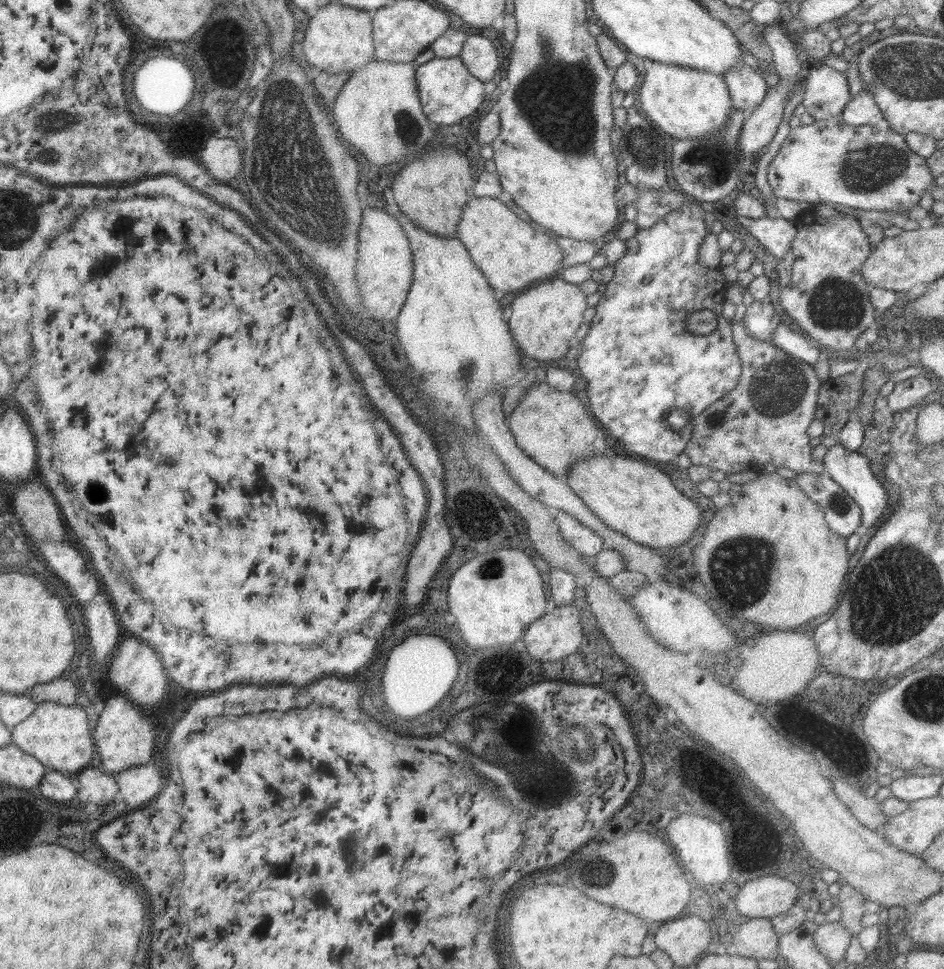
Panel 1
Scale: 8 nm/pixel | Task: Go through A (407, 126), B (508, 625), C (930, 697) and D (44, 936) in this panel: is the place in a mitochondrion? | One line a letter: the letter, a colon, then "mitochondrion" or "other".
A: mitochondrion
B: other
C: mitochondrion
D: other

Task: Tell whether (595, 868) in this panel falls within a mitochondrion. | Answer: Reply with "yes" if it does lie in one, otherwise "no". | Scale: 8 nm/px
yes

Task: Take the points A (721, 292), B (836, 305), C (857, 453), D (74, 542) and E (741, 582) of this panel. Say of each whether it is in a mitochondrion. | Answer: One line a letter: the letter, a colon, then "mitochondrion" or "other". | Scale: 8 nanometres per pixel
A: other
B: mitochondrion
C: other
D: other
E: mitochondrion

